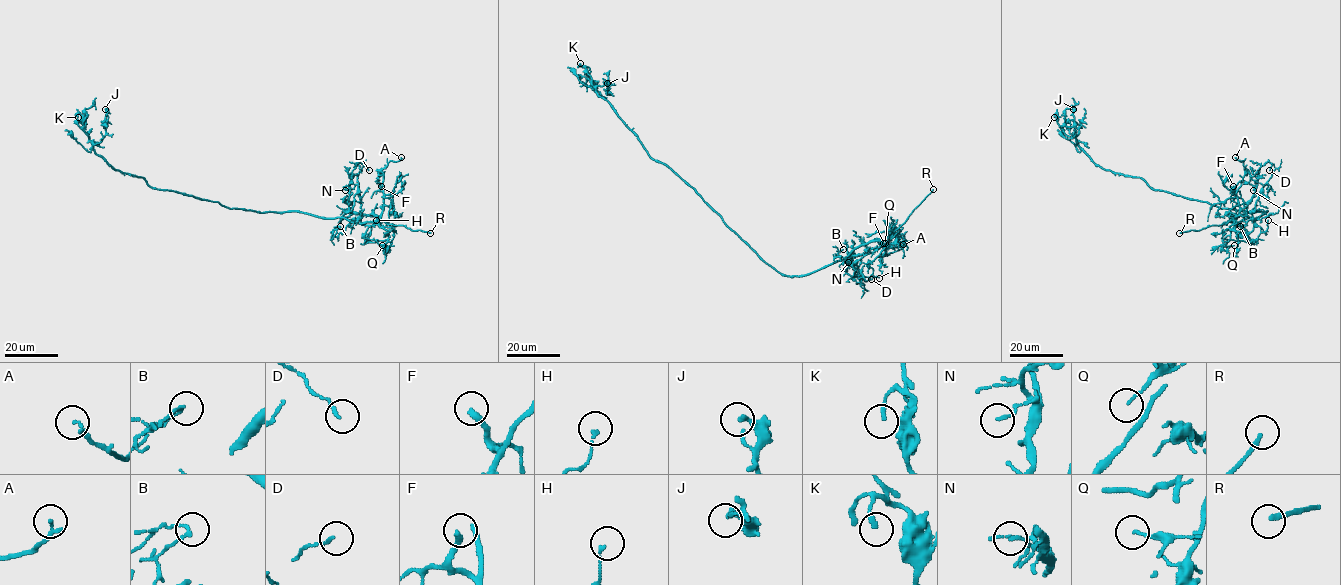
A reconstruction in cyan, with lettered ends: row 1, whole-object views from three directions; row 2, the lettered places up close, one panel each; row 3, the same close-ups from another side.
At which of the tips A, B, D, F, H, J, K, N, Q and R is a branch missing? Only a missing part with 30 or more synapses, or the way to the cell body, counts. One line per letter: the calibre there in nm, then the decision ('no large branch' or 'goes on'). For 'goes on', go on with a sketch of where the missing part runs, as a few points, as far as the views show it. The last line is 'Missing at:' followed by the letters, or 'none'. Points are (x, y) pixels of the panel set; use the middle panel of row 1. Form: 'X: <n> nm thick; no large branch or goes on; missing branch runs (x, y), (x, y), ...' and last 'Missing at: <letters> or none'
A: 150 nm thick; no large branch
B: 100 nm thick; no large branch
D: 130 nm thick; no large branch
F: 260 nm thick; goes on; missing branch runs (883, 243), (877, 243), (881, 245), (874, 257)
H: 130 nm thick; no large branch
J: 200 nm thick; no large branch
K: 190 nm thick; no large branch
N: 140 nm thick; no large branch
Q: 100 nm thick; no large branch
R: 200 nm thick; goes on; missing branch runs (933, 189), (944, 194), (944, 208), (950, 213), (952, 237)
Missing at: F, R

